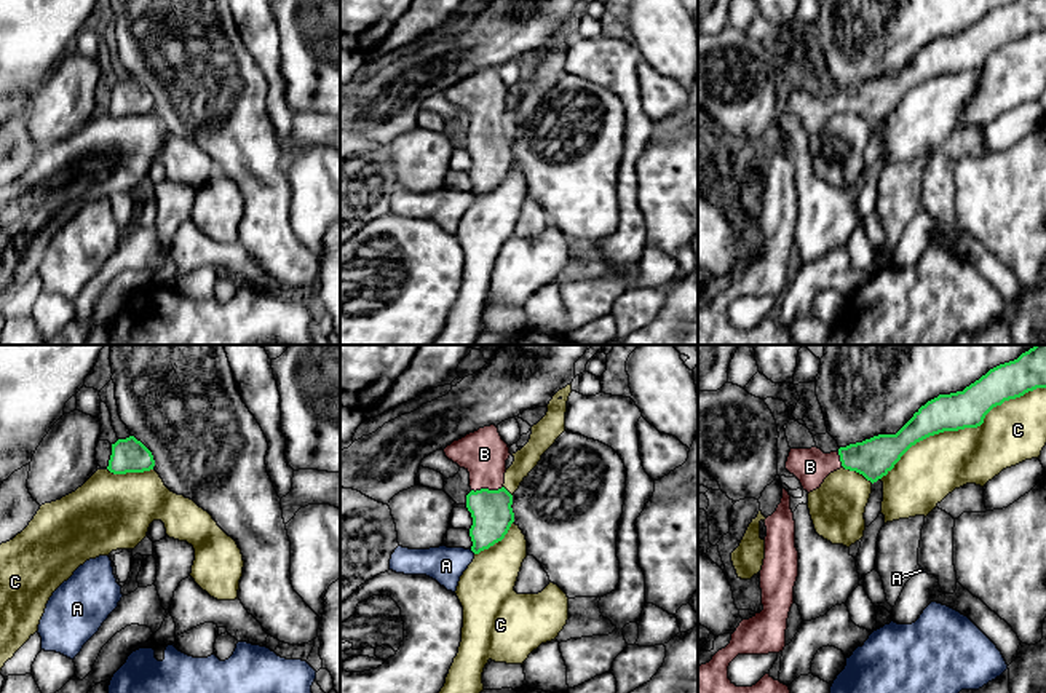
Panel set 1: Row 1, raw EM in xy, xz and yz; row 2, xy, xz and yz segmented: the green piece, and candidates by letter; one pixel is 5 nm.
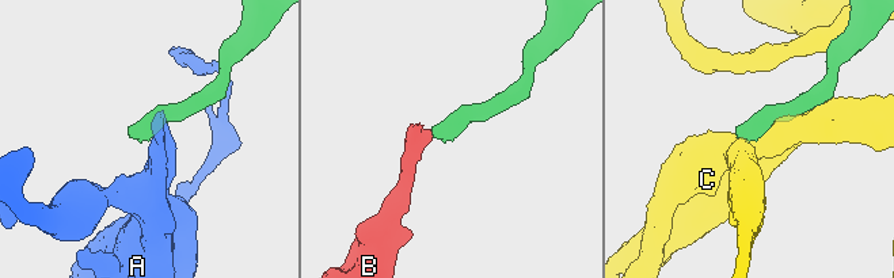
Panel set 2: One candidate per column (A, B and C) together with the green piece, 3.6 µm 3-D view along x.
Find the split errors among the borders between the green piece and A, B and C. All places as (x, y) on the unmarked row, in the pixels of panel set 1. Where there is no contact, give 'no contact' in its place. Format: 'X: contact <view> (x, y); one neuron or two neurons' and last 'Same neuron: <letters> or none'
A: contact xz (473, 194); two neurons
B: contact xz (486, 131); one neuron
C: contact yz (963, 71); two neurons
Same neuron: B

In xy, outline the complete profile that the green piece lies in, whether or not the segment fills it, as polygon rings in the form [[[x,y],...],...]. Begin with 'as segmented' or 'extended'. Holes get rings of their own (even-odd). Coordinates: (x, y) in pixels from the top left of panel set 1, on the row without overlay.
as segmented; [[[134,78],[112,86],[107,112],[113,117],[144,115],[155,109],[152,94]]]

